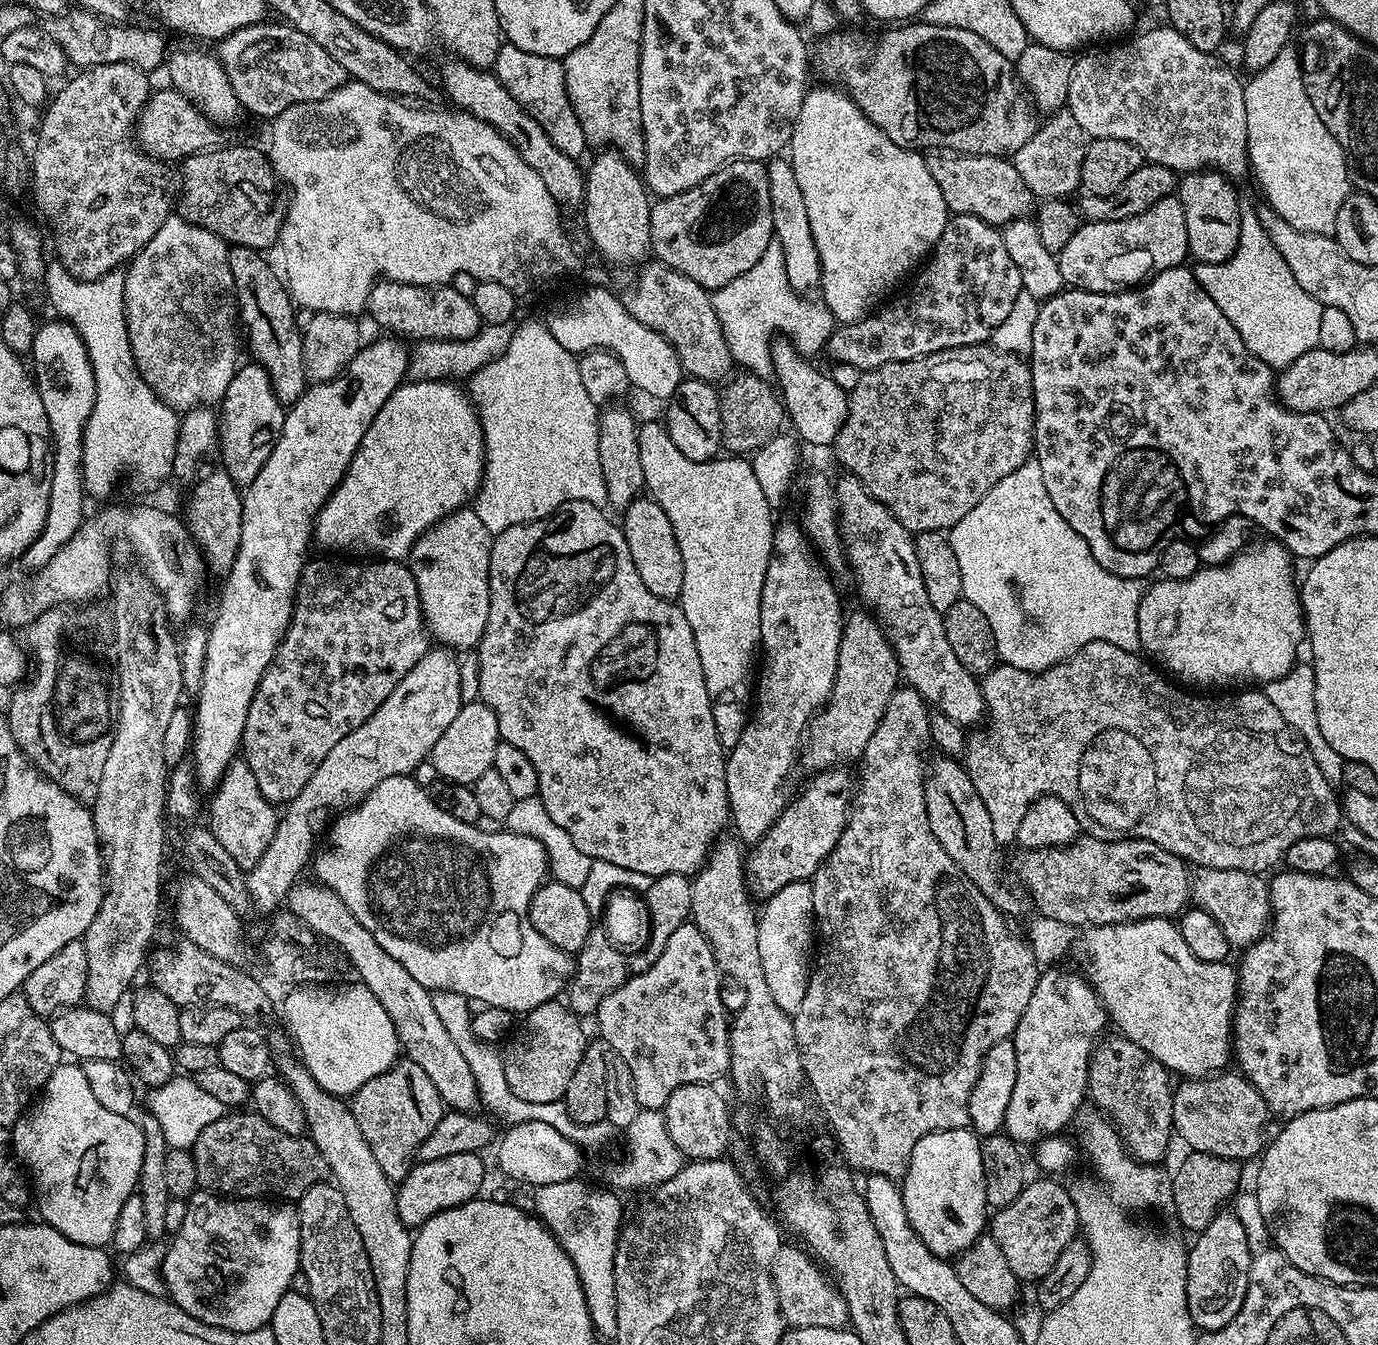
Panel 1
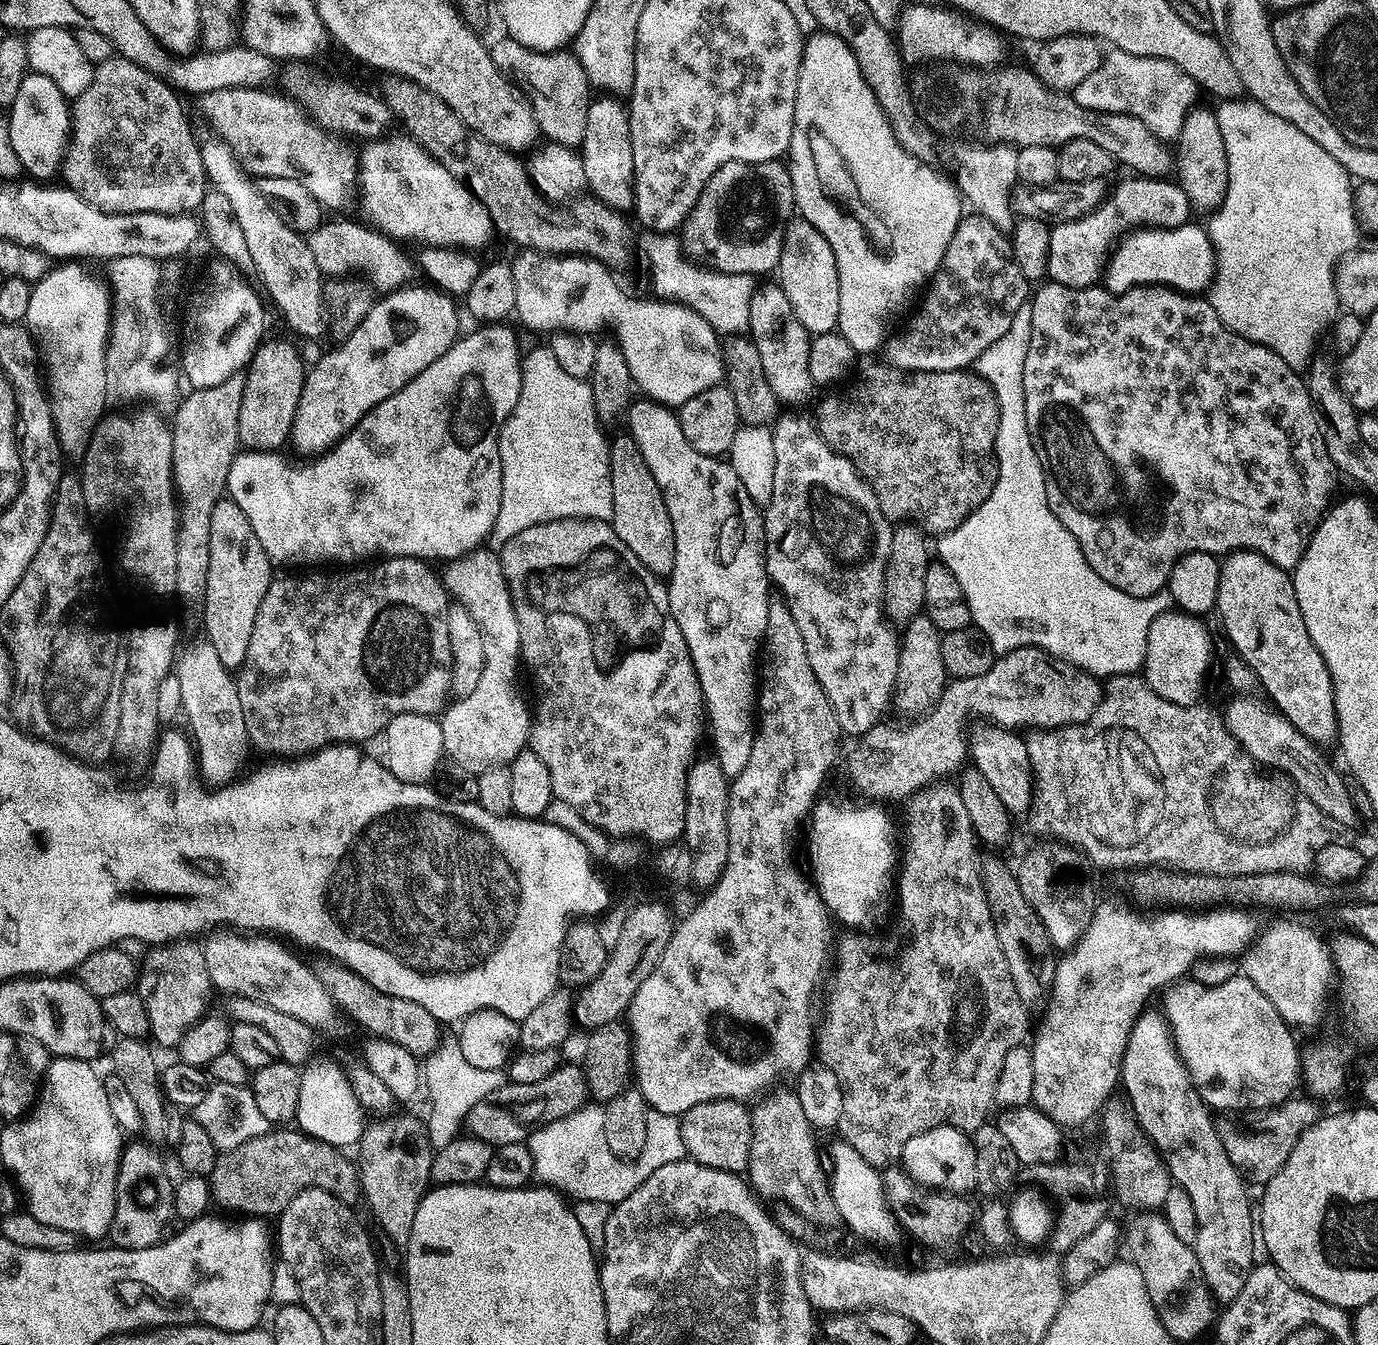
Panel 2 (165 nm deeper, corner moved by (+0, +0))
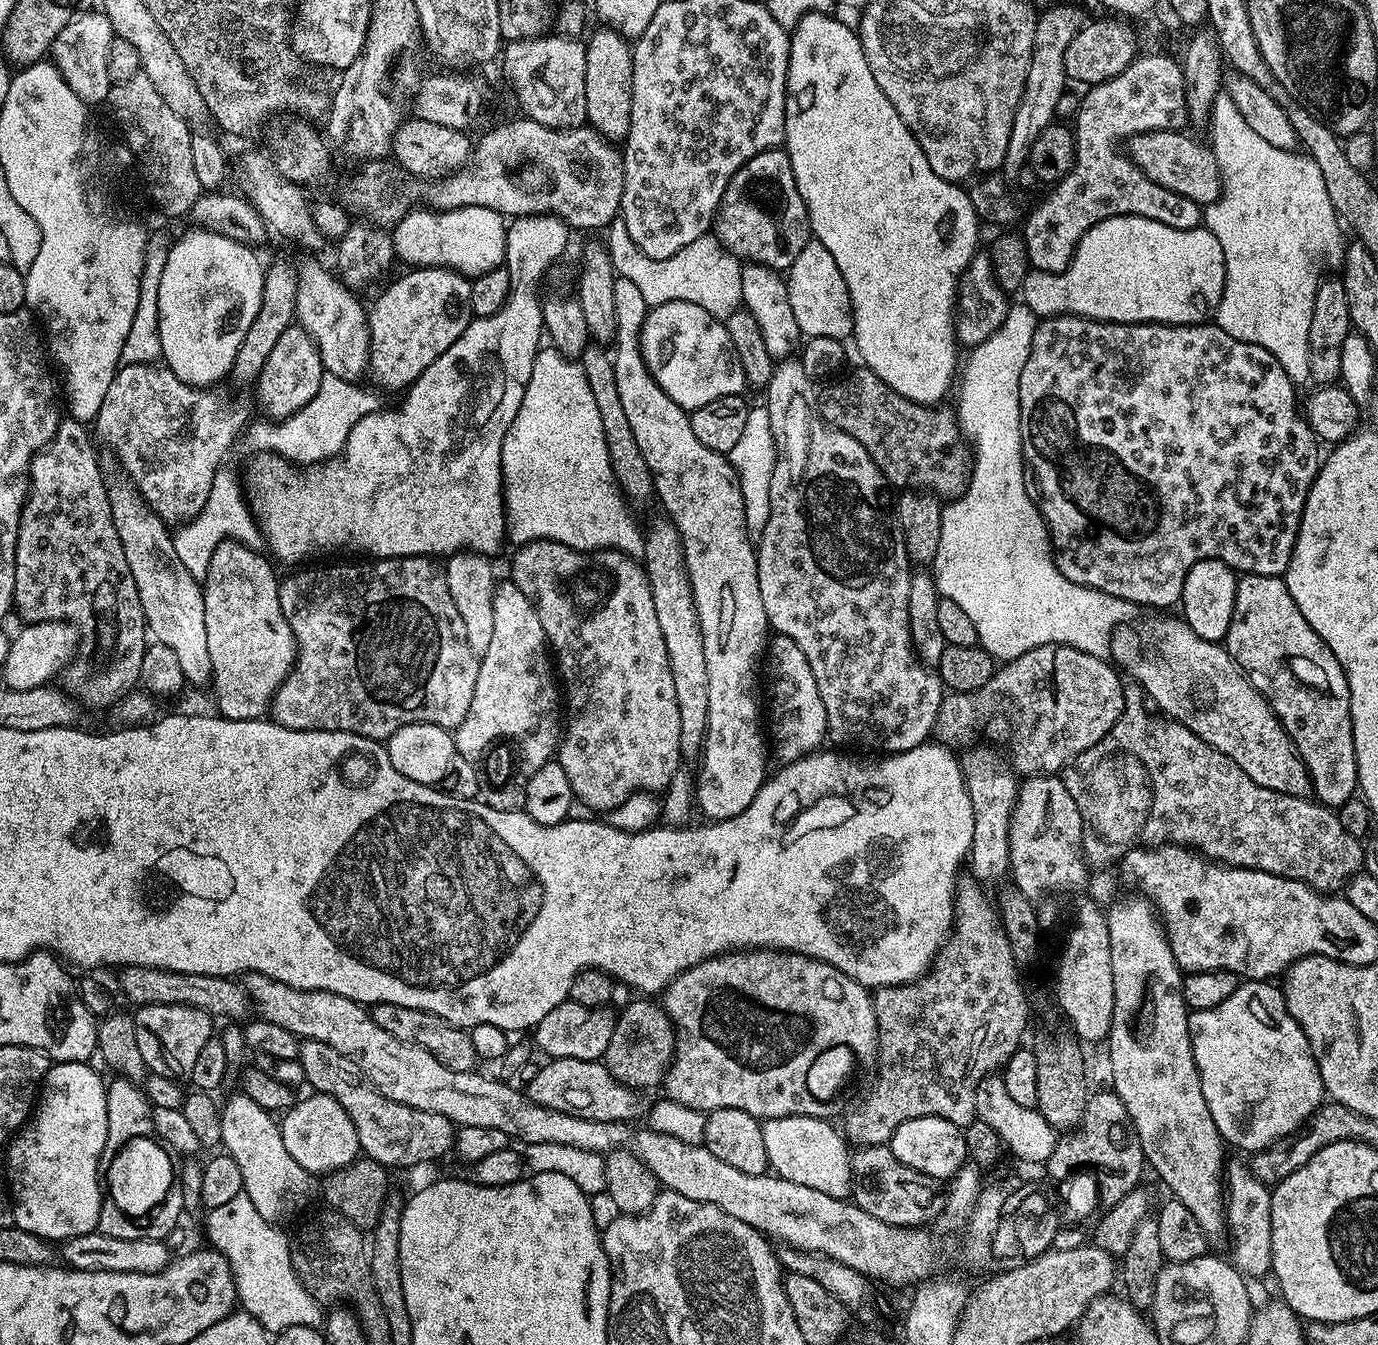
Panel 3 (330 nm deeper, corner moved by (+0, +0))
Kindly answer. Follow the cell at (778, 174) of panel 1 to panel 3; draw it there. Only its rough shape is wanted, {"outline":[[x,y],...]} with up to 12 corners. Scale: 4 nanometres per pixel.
{"outline":[[819,240],[787,269],[805,337],[851,337],[845,279]]}

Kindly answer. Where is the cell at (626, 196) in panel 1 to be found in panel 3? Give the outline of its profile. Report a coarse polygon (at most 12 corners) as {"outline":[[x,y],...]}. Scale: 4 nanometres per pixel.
{"outline":[[614,28],[586,40],[587,123],[630,130],[632,44]]}

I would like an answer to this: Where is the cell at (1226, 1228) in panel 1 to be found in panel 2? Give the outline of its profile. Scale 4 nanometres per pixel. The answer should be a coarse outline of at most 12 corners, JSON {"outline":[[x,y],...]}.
{"outline":[[1144,1010],[1122,1092],[1194,1202],[1213,1301],[1254,1267],[1254,1208],[1213,1113]]}

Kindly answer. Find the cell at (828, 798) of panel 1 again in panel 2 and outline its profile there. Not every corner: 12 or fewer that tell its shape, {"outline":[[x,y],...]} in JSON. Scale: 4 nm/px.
{"outline":[[1041,648],[956,678],[909,728],[855,741],[848,776],[900,800],[961,771],[968,712],[1009,730],[1085,724],[1097,677]]}

